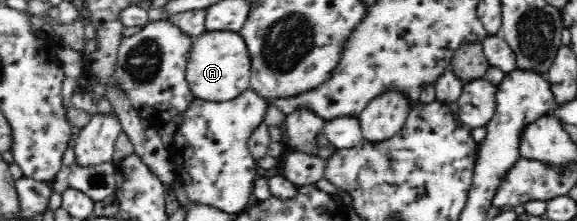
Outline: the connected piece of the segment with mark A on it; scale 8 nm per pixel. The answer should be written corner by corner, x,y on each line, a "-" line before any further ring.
205,32
193,40
192,49
188,54
185,77
196,99
221,103
235,99
250,89
250,65
247,46
237,32

